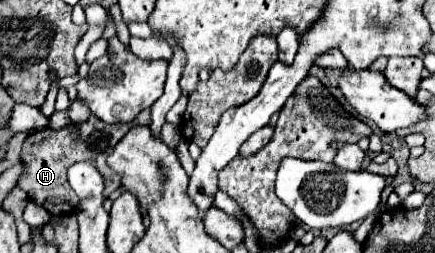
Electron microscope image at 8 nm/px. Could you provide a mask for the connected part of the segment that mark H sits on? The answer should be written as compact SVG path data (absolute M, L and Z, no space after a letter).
M90 115L84 123L68 125L64 129L60 129L60 131L54 131L54 129L46 127L46 129L42 129L42 133L40 131L30 133L26 137L26 141L22 145L22 153L20 153L22 175L18 179L18 187L24 189L30 195L30 199L40 203L52 215L72 213L74 207L78 205L78 197L70 189L66 173L74 163L88 161L104 175L106 197L108 197L112 191L120 189L120 183L118 183L118 175L106 165L106 157L110 155L110 151L114 149L114 145L118 143L118 139L122 139L122 135L126 131L130 131L130 123L114 123L114 125L110 125L110 123L104 123L102 119L98 119L96 115Z

